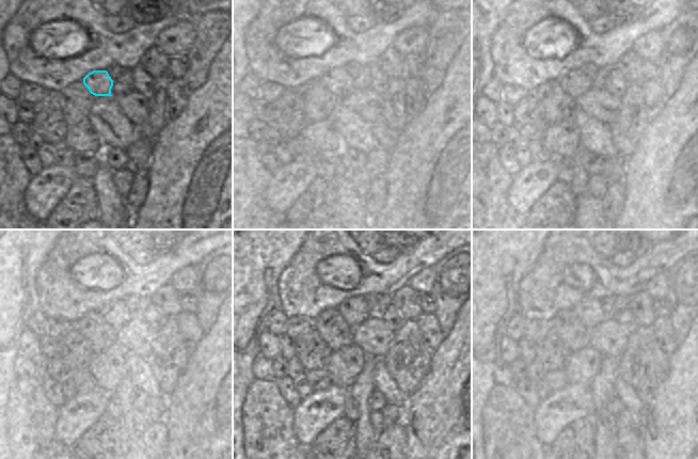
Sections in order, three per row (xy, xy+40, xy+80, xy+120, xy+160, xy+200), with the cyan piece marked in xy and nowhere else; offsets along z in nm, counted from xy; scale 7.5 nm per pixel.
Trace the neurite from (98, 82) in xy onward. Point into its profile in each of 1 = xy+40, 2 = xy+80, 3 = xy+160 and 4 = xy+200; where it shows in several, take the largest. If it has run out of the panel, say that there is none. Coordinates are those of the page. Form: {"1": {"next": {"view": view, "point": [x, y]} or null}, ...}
{"1": {"next": {"view": "xy+40", "point": [337, 81]}}, "2": {"next": {"view": "xy+80", "point": [575, 83]}}, "3": {"next": {"view": "xy+160", "point": [332, 328]}}, "4": {"next": {"view": "xy+200", "point": [570, 329]}}}

